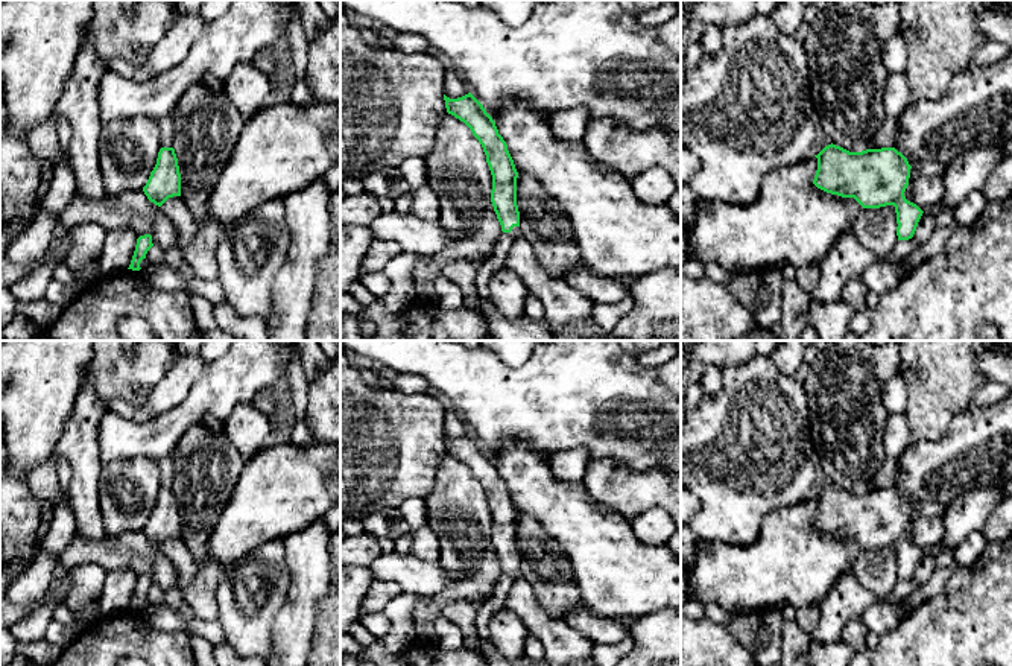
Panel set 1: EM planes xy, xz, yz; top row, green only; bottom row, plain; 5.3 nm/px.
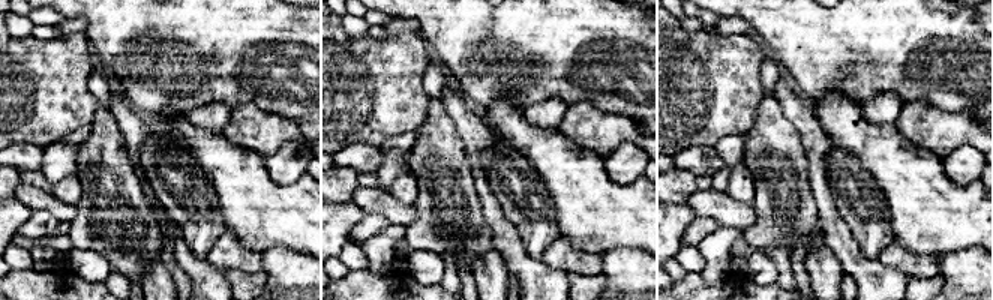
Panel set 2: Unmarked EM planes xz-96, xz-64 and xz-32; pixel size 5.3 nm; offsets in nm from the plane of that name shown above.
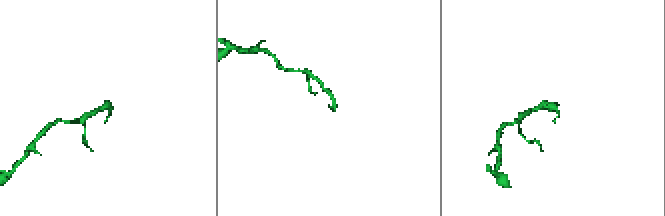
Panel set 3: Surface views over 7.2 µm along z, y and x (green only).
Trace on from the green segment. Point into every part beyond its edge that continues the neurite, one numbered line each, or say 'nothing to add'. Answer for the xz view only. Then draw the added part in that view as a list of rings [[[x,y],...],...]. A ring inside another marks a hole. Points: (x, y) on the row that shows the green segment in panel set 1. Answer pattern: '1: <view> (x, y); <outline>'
1: xz (562, 304); [[[514,227],[509,234],[512,246],[504,266],[515,271],[529,292],[539,298],[550,330],[558,333],[571,322],[593,318],[594,303],[573,289],[564,278],[550,277],[546,272],[520,227]]]

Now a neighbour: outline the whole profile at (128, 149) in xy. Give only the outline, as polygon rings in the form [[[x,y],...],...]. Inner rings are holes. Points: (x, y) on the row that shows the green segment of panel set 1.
[[[132,119],[102,123],[97,157],[108,195],[143,190],[161,149],[160,131],[153,119]]]

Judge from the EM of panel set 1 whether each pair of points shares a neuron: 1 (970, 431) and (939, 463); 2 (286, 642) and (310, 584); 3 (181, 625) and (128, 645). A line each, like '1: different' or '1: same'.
1: same
2: same
3: different

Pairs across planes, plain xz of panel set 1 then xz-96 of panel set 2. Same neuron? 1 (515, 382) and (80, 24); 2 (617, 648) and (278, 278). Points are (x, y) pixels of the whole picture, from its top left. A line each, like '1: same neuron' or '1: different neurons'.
1: different neurons
2: different neurons

